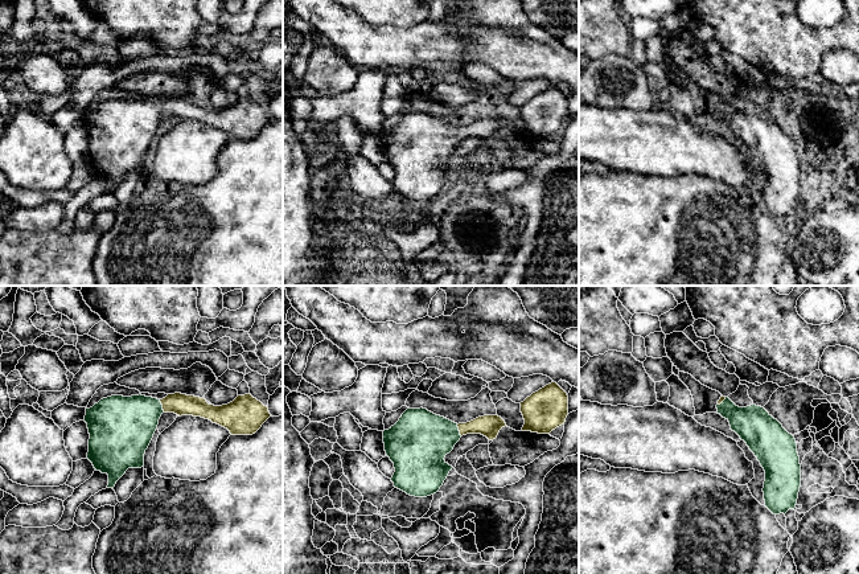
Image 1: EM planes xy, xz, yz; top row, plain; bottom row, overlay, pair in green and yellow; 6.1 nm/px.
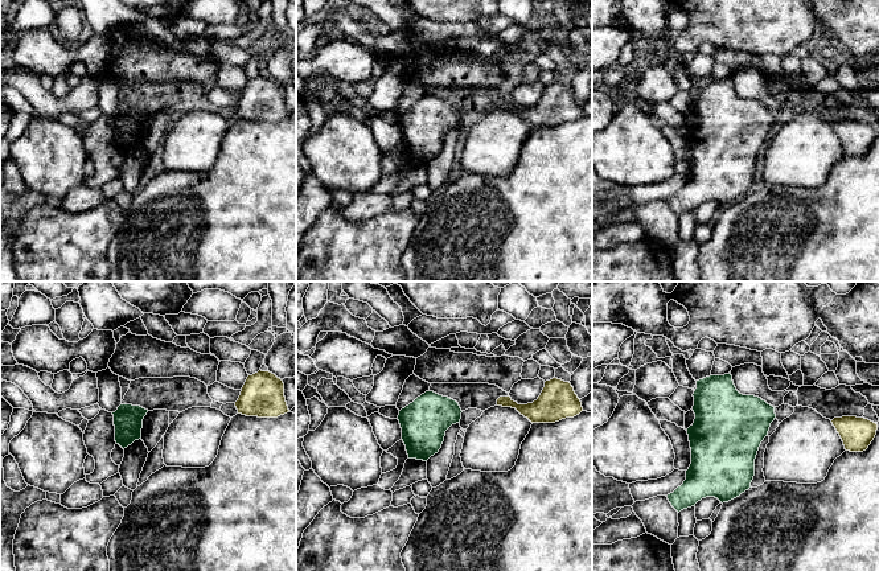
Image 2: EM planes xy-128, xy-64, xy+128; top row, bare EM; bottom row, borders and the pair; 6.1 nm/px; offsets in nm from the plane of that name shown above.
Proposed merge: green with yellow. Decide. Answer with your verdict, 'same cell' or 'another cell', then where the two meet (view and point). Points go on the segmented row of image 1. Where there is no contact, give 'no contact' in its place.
same cell | xy (161, 406)

